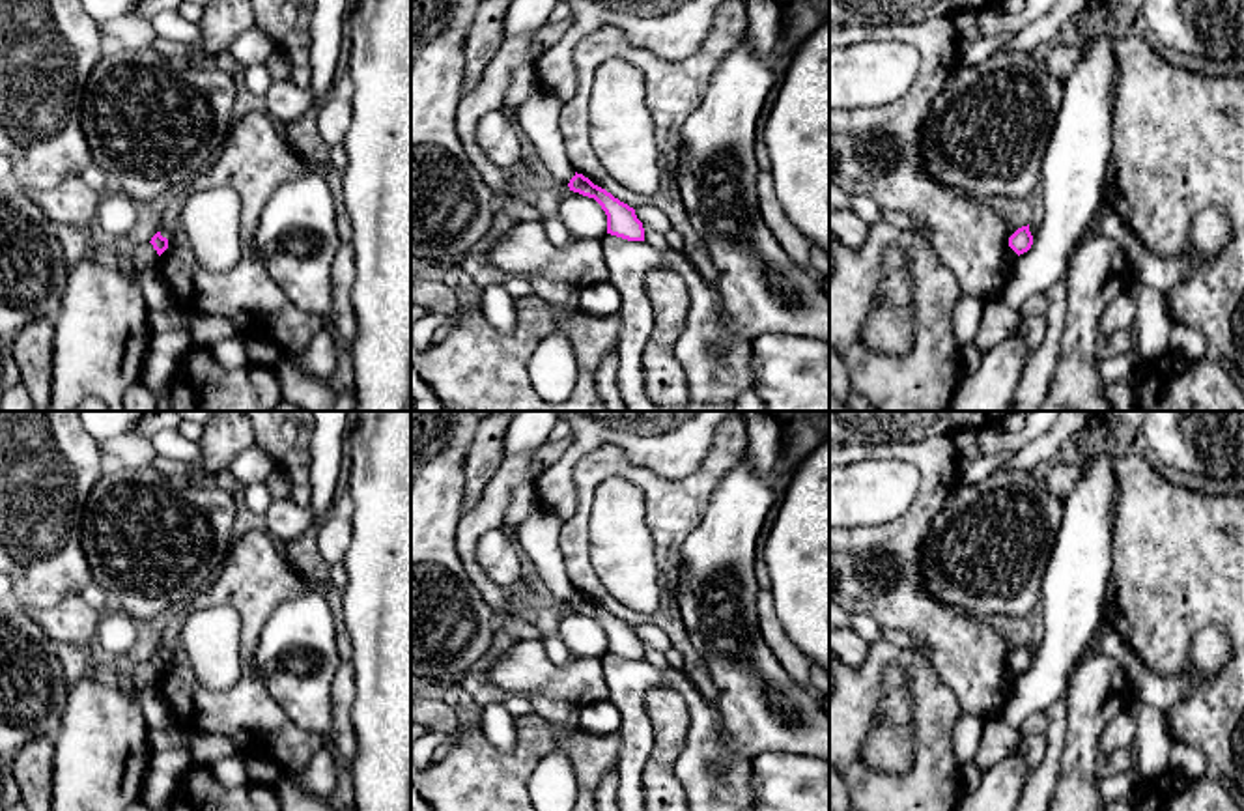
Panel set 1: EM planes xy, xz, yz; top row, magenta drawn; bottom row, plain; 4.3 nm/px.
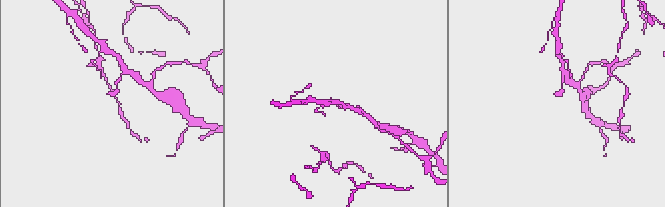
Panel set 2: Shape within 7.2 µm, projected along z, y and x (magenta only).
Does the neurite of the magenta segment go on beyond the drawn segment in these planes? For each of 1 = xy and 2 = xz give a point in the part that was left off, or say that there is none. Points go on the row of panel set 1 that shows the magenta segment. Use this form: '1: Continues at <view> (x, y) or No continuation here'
1: No continuation here
2: No continuation here

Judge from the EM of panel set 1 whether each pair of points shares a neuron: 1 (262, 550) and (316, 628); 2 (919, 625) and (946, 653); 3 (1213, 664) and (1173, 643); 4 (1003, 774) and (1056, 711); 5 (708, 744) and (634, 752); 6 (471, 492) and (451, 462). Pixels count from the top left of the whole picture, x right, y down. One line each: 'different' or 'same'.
1: different
2: same
3: different
4: different
5: same
6: different

